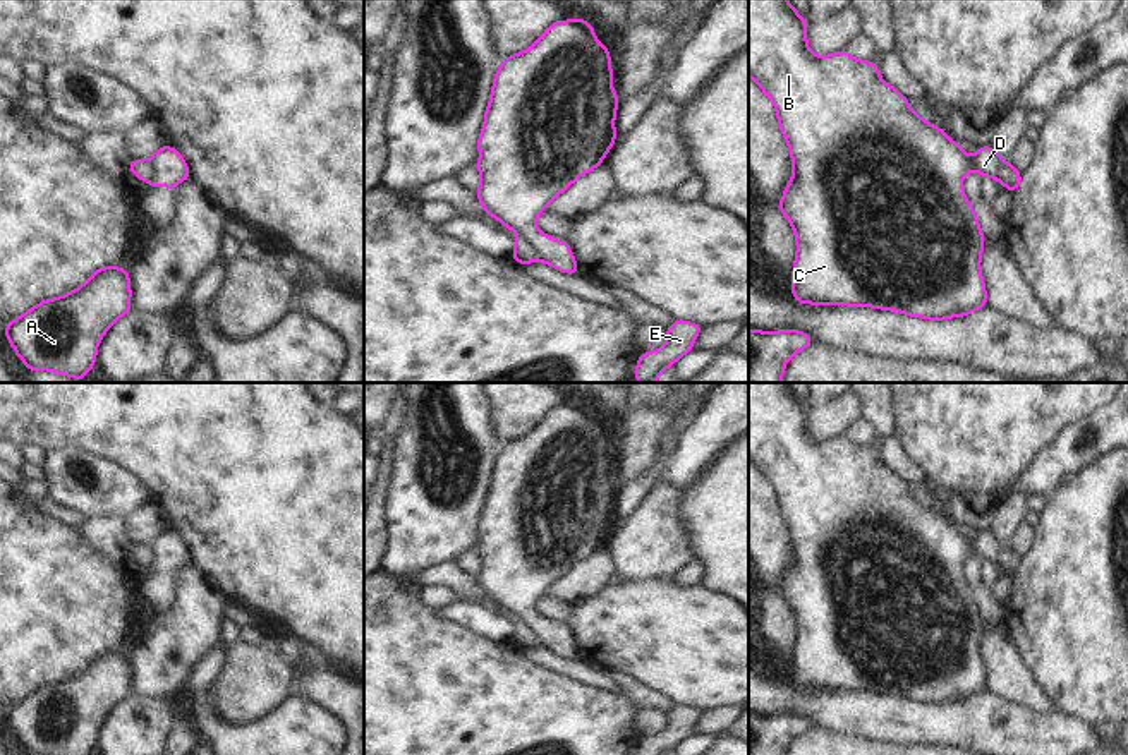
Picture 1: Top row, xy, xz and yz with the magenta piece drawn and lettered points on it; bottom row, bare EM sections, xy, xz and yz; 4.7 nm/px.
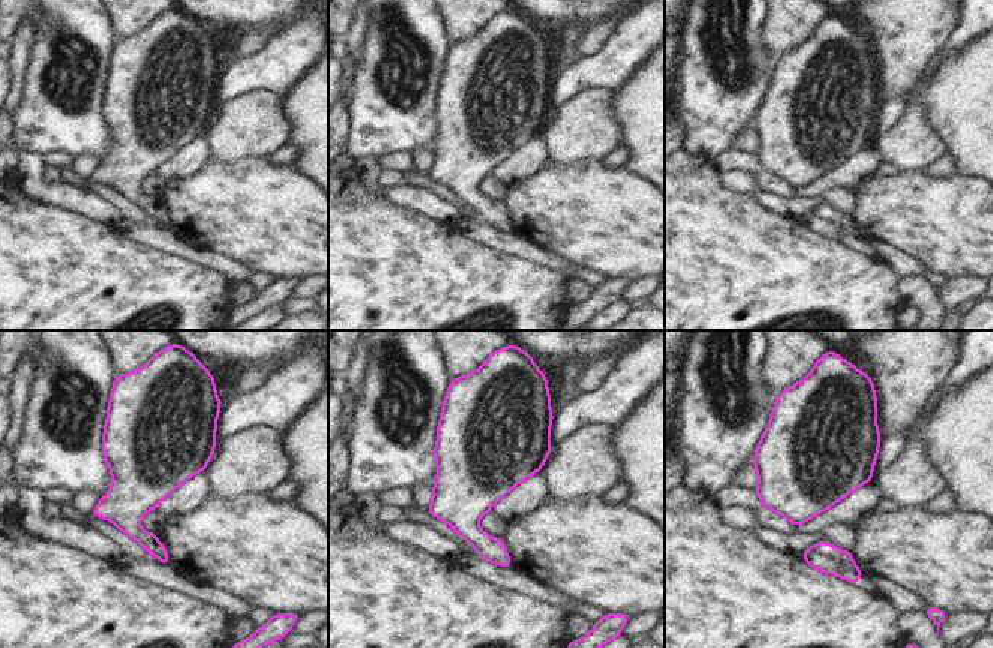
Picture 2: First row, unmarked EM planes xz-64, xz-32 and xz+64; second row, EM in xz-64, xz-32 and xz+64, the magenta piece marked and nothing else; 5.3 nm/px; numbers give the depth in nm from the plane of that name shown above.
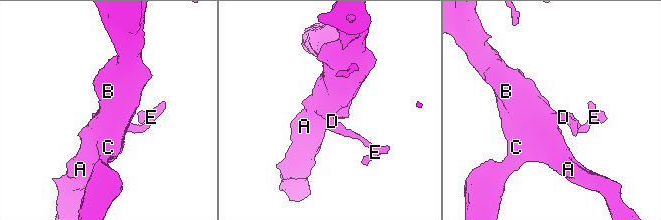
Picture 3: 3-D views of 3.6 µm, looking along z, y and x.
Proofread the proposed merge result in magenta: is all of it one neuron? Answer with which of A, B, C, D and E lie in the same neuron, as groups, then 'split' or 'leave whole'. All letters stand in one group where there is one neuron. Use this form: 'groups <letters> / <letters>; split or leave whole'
groups A B C D / E; split

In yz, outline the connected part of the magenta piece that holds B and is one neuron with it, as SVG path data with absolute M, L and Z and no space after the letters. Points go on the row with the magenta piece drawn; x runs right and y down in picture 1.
M749 0L749 76L773 101L791 154L793 175L778 209L795 232L797 257L790 276L798 304L876 307L931 321L987 307L980 273L984 233L961 180L972 172L999 180L1008 160L992 146L980 146L968 156L960 142L919 117L908 100L879 77L877 63L853 58L846 50L814 55L807 46L805 17L788 0Z

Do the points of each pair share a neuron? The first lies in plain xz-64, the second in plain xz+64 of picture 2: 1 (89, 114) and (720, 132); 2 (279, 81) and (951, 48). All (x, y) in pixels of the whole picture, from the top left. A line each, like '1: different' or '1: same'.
1: same
2: same

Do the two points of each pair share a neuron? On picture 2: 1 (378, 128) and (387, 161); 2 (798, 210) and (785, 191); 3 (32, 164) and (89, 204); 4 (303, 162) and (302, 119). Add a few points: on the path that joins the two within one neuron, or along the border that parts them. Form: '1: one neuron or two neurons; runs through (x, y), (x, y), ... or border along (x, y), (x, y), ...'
1: two neurons; border along (410, 153), (392, 152), (384, 153), (378, 159)
2: two neurons; border along (758, 189), (785, 198), (794, 197)
3: one neuron; runs through (38, 180), (50, 192), (72, 200)
4: one neuron; runs through (305, 152), (305, 129)

